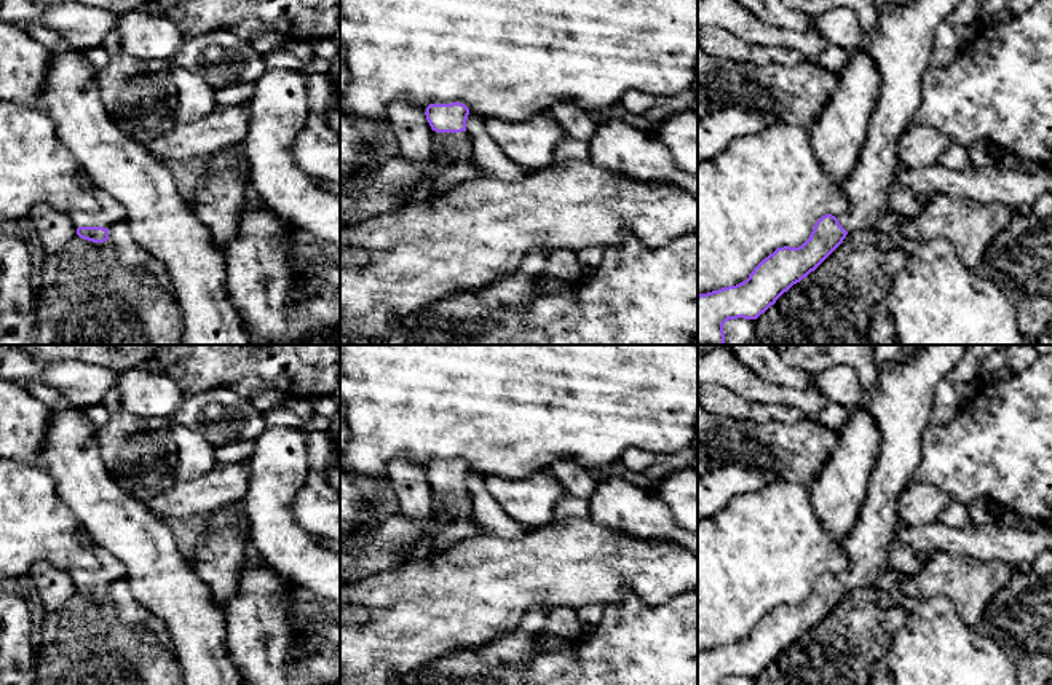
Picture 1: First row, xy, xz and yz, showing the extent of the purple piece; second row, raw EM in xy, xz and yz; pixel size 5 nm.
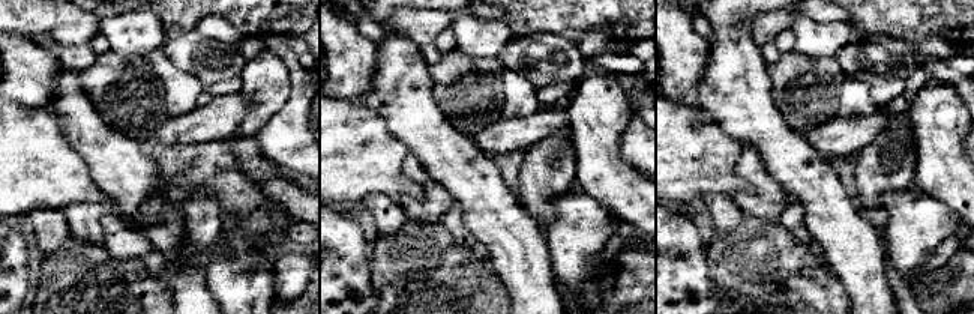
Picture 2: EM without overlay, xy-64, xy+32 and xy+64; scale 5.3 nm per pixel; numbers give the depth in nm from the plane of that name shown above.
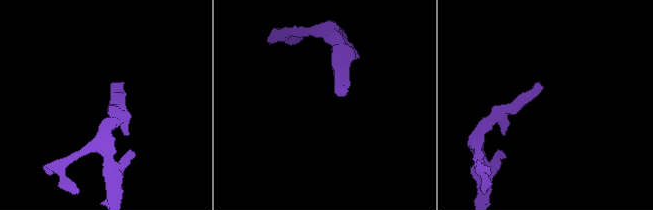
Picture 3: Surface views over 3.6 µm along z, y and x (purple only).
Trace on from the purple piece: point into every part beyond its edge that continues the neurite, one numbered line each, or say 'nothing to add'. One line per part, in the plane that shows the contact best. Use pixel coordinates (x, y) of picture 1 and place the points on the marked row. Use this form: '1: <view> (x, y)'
1: xy (110, 211)

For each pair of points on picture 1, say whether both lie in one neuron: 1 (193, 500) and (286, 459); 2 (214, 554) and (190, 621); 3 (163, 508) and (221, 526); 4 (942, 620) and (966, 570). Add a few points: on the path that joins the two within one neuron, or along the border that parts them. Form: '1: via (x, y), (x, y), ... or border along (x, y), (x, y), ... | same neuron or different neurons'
1: border along (248, 460), (248, 490), (241, 500) | different neurons
2: border along (192, 566), (211, 597), (222, 609) | different neurons
3: border along (241, 500), (206, 514) | different neurons
4: border along (913, 601), (945, 596), (960, 617), (972, 628) | different neurons

